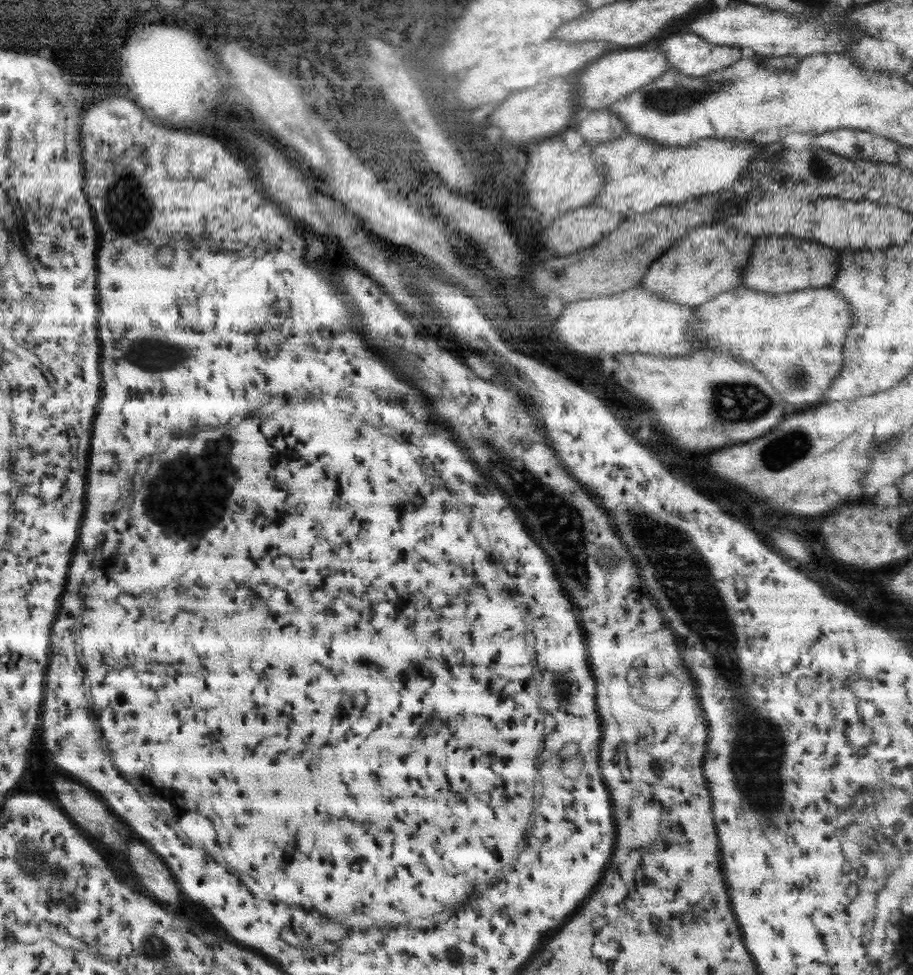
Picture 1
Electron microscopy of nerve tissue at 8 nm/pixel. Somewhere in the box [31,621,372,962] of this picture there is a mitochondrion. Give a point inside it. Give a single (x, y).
(154, 948)

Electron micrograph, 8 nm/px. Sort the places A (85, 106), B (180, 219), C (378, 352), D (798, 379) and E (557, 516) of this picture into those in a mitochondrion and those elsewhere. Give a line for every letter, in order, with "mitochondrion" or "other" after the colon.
A: other
B: other
C: other
D: mitochondrion
E: mitochondrion

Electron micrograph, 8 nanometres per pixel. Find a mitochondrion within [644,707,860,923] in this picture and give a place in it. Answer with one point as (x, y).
(743, 779)

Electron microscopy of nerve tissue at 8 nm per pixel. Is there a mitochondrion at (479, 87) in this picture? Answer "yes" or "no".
no

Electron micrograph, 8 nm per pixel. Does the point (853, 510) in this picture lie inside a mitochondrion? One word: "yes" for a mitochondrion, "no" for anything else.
no

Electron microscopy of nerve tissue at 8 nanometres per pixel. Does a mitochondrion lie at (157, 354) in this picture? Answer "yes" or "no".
yes

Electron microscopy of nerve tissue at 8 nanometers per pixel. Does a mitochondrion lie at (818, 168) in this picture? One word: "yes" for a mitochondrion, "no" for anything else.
yes

